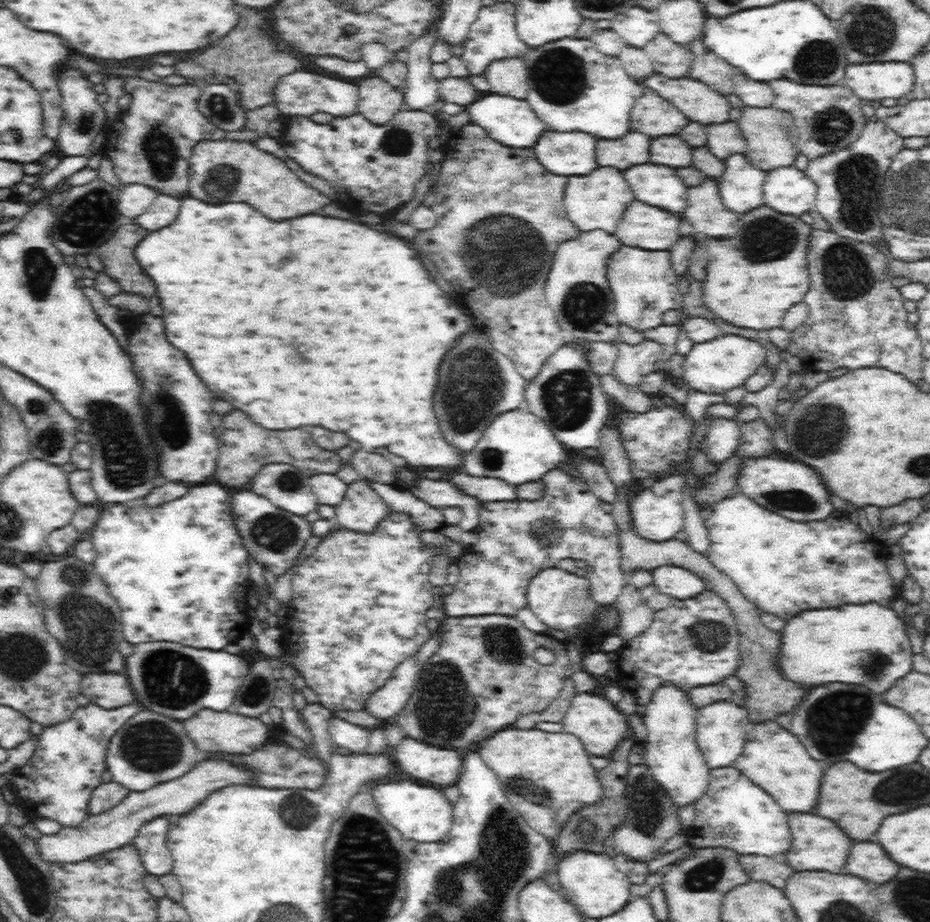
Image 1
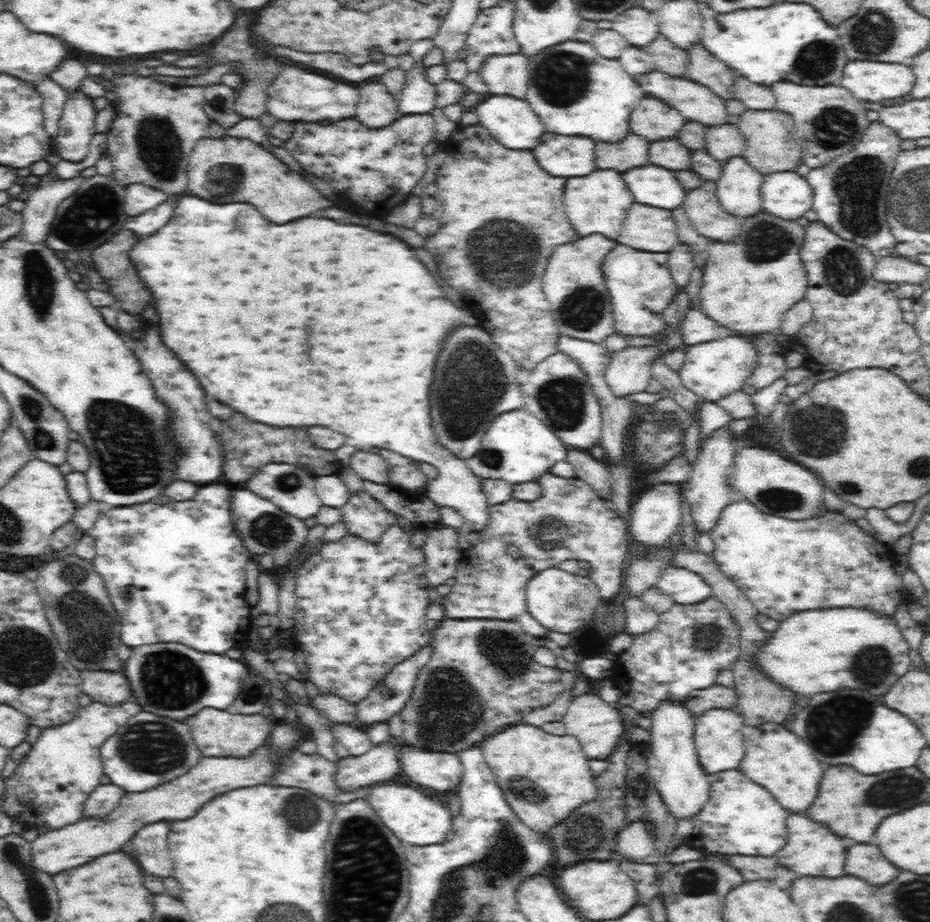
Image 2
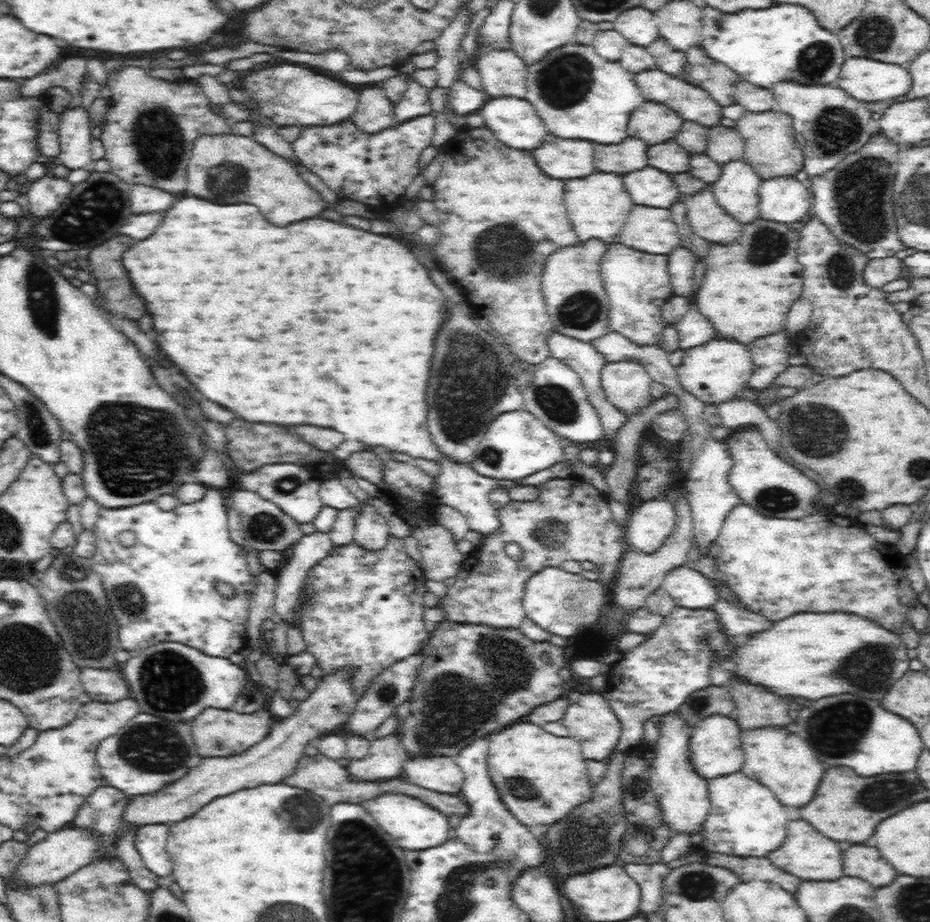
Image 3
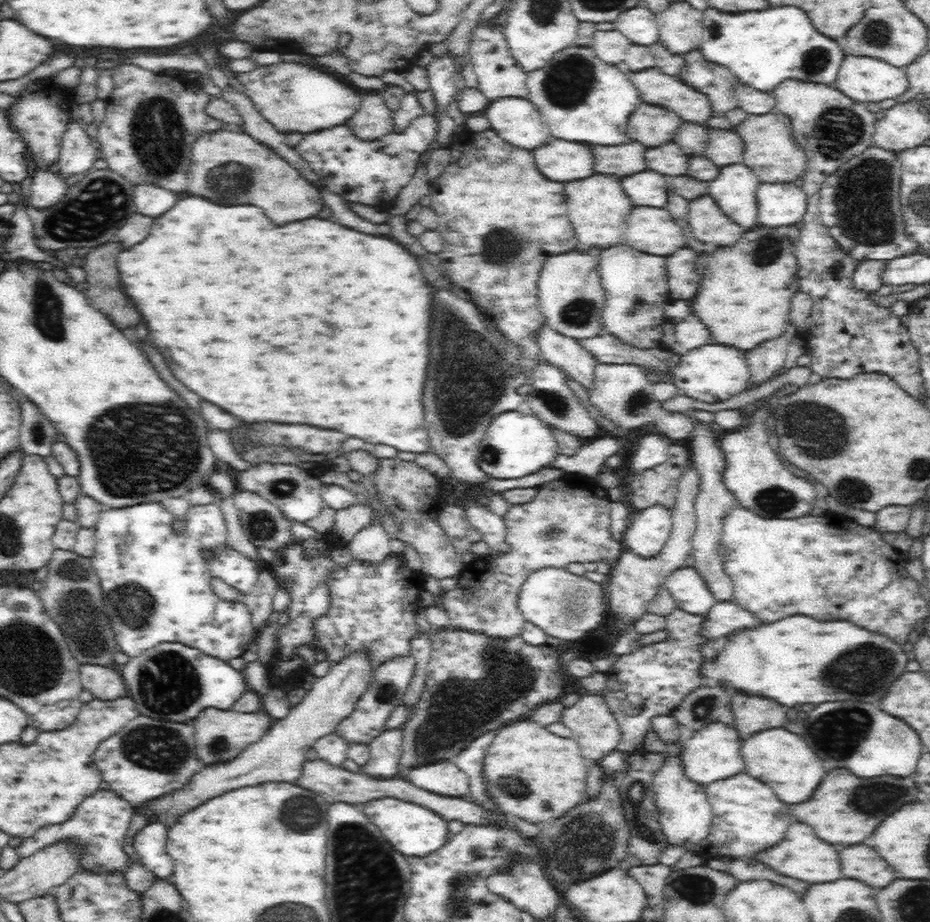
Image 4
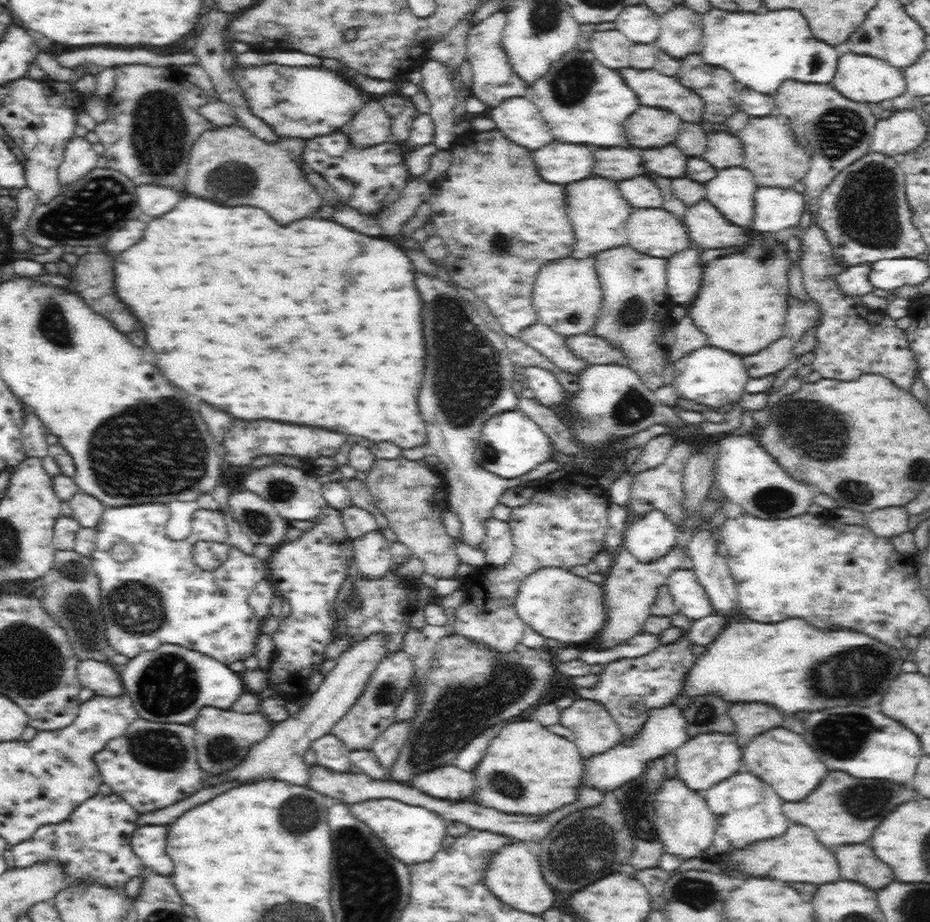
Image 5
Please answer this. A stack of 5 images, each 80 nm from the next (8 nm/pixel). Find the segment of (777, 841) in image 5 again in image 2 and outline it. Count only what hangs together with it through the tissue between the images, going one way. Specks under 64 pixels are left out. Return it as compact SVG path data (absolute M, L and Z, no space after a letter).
M789 816L787 820L788 842L772 856L776 863L800 876L822 876L822 878L840 878L844 876L844 840L824 832L824 828L816 828L812 820L802 816Z

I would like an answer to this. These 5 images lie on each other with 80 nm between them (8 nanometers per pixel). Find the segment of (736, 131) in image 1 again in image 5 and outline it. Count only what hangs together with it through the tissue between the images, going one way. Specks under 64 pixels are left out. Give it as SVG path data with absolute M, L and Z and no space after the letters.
M727 133L709 134L704 154L700 157L708 161L717 171L742 167L744 151L739 138Z

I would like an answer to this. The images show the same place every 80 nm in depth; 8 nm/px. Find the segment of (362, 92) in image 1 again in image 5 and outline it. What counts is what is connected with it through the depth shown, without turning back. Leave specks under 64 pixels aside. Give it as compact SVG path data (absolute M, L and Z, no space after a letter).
M379 100L369 101L353 117L344 130L354 150L369 149L391 139L391 118Z

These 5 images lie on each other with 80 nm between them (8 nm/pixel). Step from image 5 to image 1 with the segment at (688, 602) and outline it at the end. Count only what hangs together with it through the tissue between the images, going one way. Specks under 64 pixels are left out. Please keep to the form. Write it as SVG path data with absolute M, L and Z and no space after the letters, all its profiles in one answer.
M670 566L655 570L653 585L662 594L670 595L681 602L694 600L693 598L709 590L700 576L684 568Z

